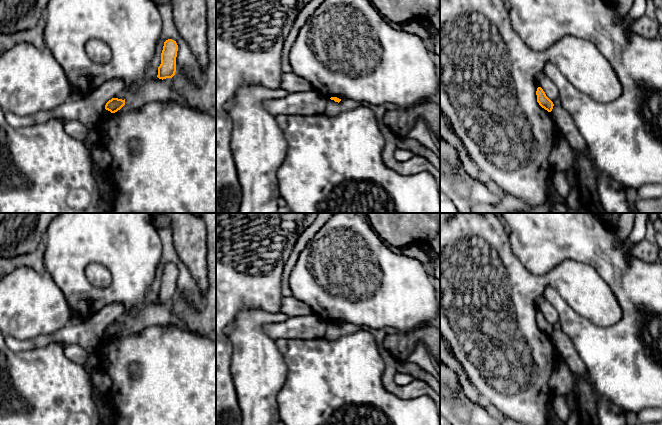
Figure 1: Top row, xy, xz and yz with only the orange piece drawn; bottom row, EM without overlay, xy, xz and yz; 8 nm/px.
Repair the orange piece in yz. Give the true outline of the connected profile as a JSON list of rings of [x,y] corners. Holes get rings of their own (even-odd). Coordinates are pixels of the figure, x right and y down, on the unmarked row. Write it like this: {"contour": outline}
{"contour": [[[541,311],[537,312],[536,315],[536,319],[537,319],[537,326],[539,327],[539,329],[544,332],[545,334],[547,334],[548,336],[551,336],[553,333],[553,326],[546,320],[545,316],[543,315],[543,313]]]}

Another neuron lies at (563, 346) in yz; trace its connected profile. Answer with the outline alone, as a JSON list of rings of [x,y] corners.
[[[554,329],[550,336],[559,358],[567,363],[575,376],[586,374],[586,366],[578,356],[570,338],[561,330]]]

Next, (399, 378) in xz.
[[[394,371],[393,382],[399,386],[405,386],[409,383],[414,382],[414,379],[409,374],[403,374],[398,371]]]

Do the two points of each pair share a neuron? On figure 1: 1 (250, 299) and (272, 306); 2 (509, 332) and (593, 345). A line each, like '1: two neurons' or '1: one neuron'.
1: one neuron
2: two neurons

